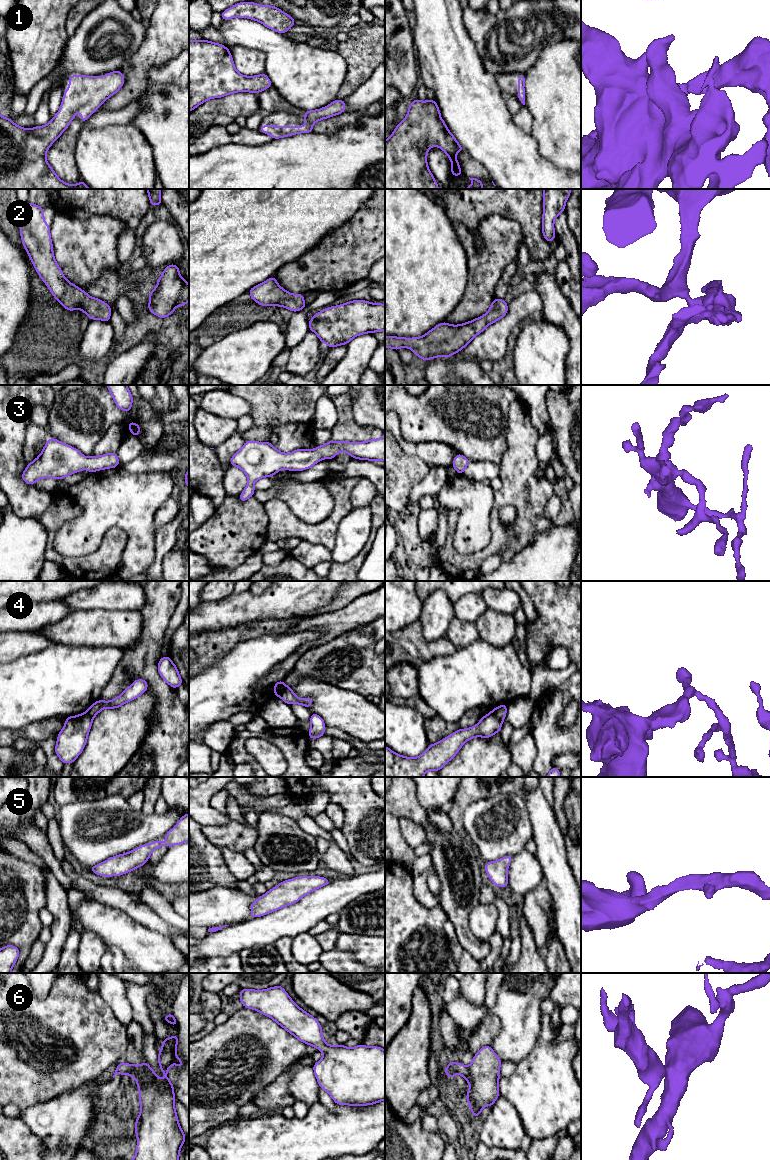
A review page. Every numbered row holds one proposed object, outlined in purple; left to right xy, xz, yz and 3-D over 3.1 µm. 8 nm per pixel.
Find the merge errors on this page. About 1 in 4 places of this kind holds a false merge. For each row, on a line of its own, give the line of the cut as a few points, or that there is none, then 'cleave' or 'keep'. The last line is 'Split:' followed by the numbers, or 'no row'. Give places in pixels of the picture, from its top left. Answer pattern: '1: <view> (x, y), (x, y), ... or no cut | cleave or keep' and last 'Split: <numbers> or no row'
1: no cut | keep
2: no cut | keep
3: no cut | keep
4: yz (490, 712), (502, 721) | cleave
5: no cut | keep
6: no cut | keep
Split: 4

